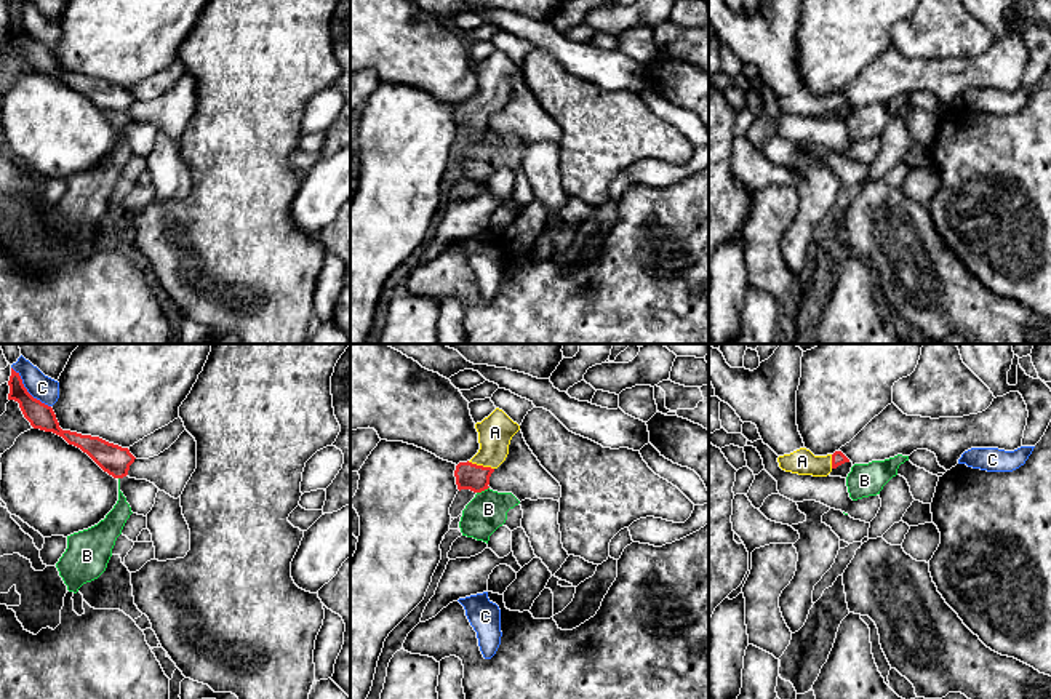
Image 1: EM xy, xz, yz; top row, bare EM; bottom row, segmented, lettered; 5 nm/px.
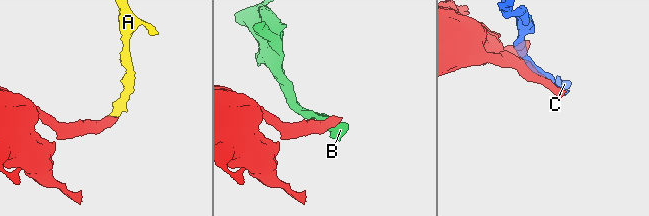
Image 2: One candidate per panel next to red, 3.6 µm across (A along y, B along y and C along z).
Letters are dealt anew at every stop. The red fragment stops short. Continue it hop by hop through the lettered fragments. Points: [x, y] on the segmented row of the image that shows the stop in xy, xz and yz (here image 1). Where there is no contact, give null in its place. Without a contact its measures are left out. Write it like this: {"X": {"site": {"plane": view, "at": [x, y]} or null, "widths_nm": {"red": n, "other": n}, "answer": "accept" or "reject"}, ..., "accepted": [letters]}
{"A": {"site": {"plane": "xz", "at": [480, 466]}, "widths_nm": {"red": 130, "other": 180}, "answer": "accept"}, "B": {"site": {"plane": "xz", "at": [482, 490]}, "widths_nm": {"red": 130, "other": 190}, "answer": "reject"}, "C": {"site": {"plane": "xy", "at": [26, 391]}, "widths_nm": {"red": 130, "other": 130}, "answer": "reject"}, "accepted": ["A"]}

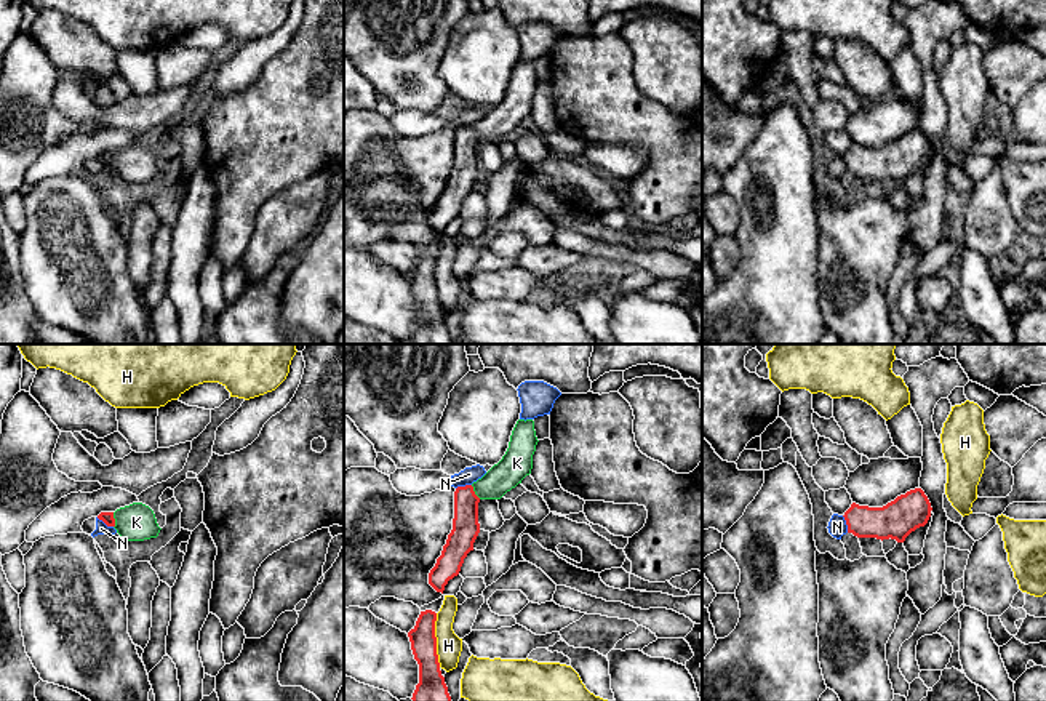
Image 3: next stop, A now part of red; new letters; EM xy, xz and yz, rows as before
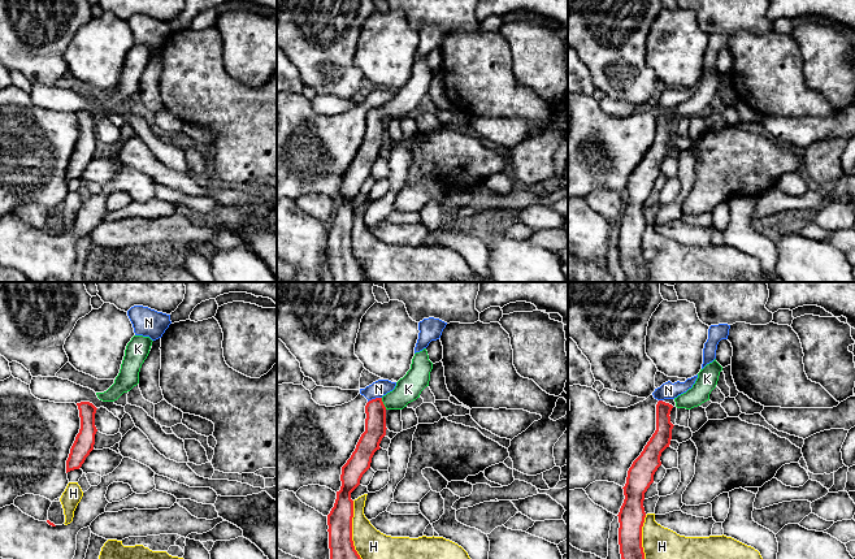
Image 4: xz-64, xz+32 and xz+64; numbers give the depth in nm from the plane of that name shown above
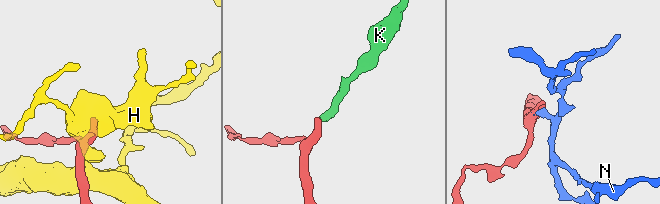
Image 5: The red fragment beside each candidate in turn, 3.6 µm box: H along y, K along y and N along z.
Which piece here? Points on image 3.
{"H": {"site": {"plane": "xz", "at": [435, 640]}, "widths_nm": {"red": 140, "other": 130}, "answer": "reject"}, "K": {"site": {"plane": "xy", "at": [114, 520]}, "widths_nm": {"red": 60, "other": 190}, "answer": "accept"}, "N": {"site": {"plane": "yz", "at": [846, 524]}, "widths_nm": {"red": 190, "other": 100}, "answer": "reject"}, "accepted": ["K"]}

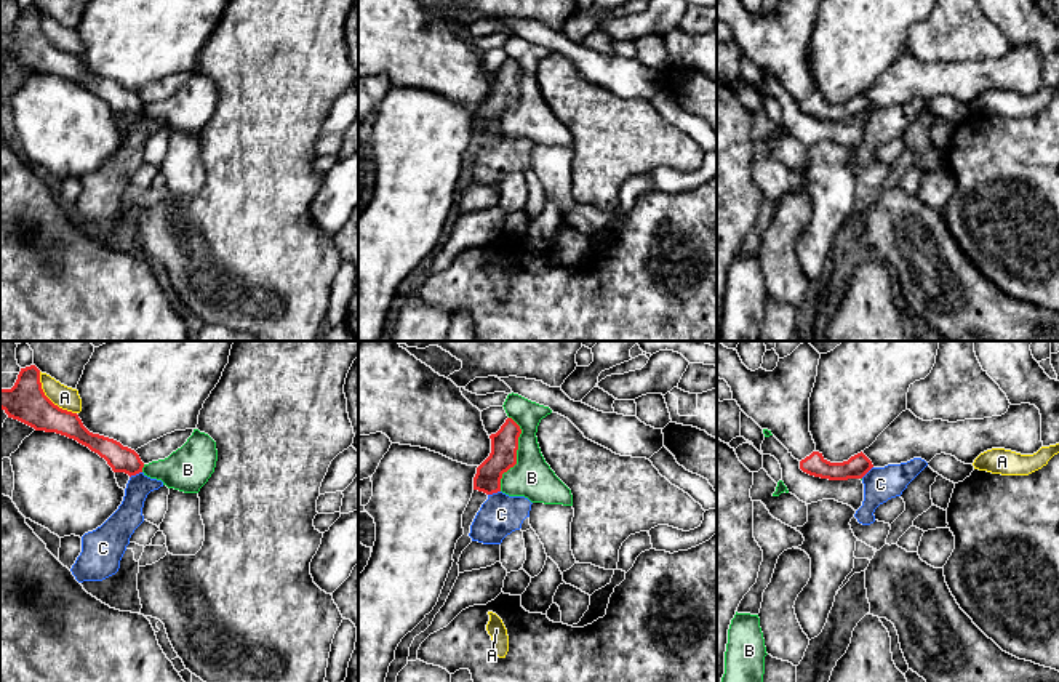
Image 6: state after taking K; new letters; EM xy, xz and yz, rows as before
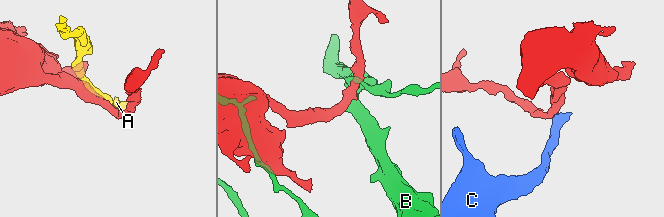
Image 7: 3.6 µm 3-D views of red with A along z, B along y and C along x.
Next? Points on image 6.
{"A": {"site": {"plane": "xy", "at": [48, 399]}, "widths_nm": {"red": 200, "other": 110}, "answer": "reject"}, "B": {"site": {"plane": "xz", "at": [515, 455]}, "widths_nm": {"red": 140, "other": 200}, "answer": "reject"}, "C": {"site": {"plane": "xy", "at": [135, 474]}, "widths_nm": {"red": 130, "other": 140}, "answer": "reject"}, "accepted": []}

